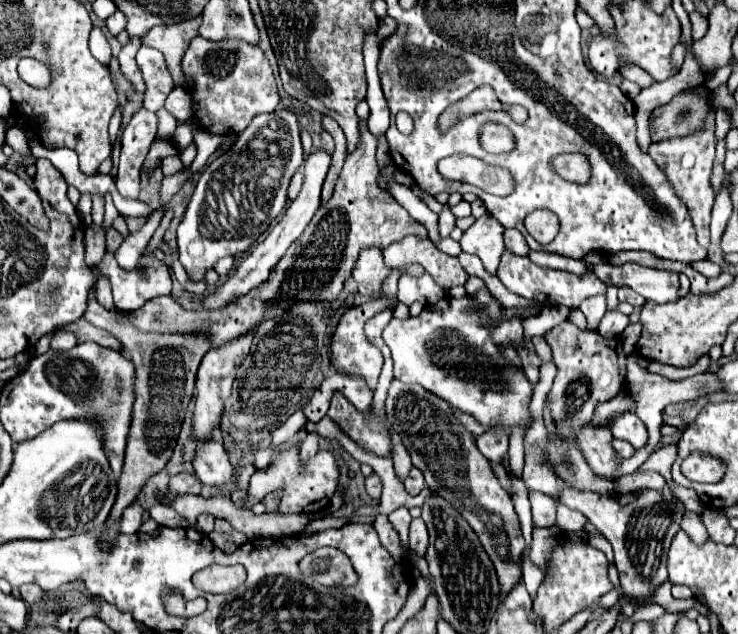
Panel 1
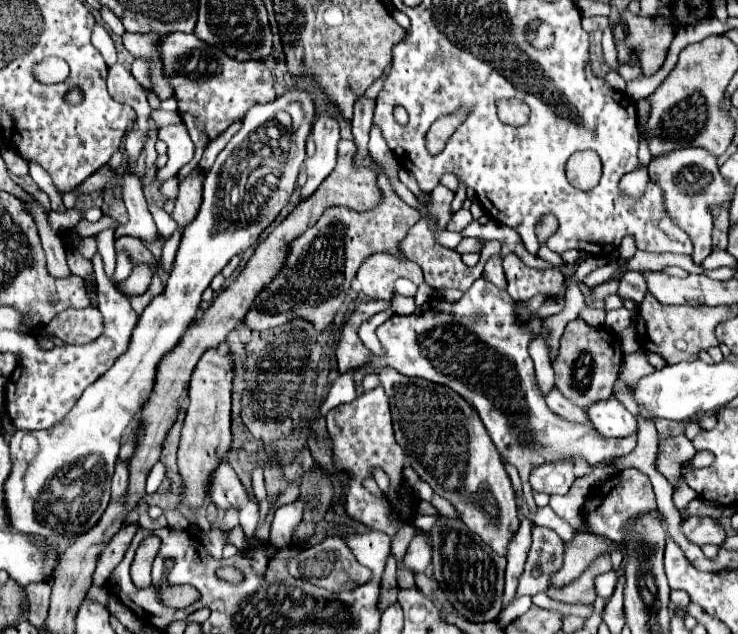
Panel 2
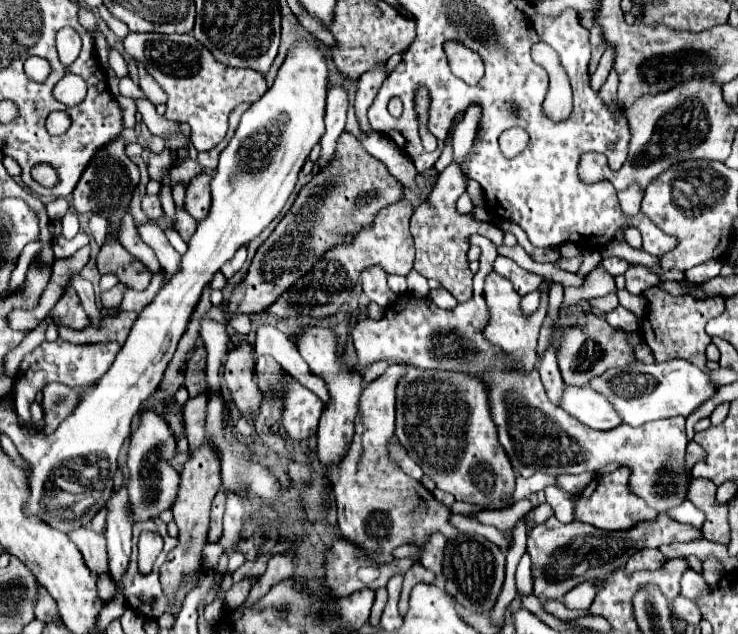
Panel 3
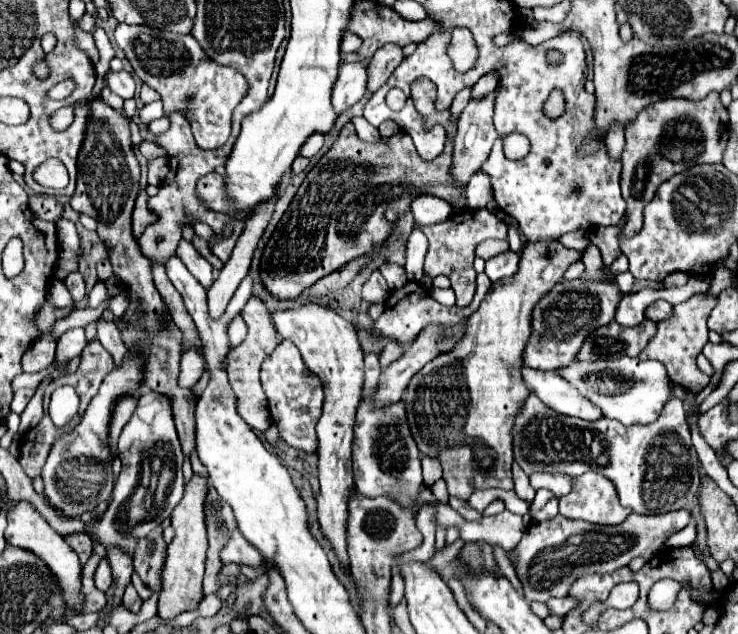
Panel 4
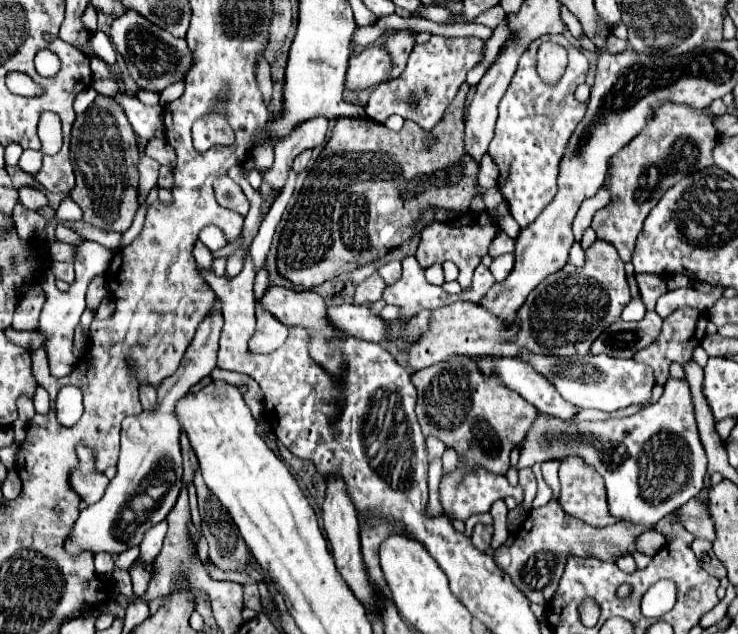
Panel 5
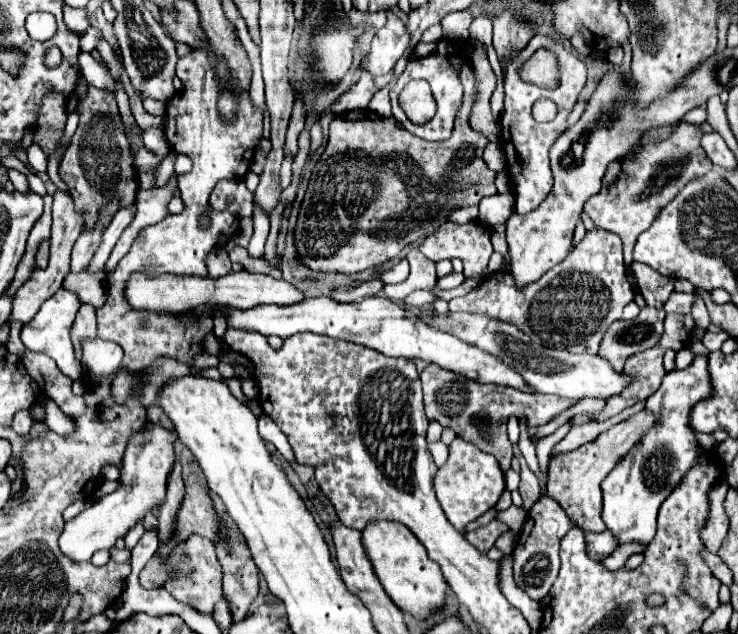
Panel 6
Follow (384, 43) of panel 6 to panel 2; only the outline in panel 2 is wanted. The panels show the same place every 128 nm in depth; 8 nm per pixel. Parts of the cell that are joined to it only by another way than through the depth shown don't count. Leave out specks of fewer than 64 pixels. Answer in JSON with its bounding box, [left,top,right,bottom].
[300,114,340,200]

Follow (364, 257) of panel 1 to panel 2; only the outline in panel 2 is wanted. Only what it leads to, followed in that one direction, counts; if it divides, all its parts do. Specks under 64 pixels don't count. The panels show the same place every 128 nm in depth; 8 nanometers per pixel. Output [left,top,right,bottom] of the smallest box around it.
[356,252,424,300]

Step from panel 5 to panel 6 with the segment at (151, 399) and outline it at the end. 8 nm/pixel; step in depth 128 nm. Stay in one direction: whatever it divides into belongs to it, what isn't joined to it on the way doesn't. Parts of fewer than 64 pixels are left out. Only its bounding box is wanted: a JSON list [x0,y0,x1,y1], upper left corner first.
[146,404,174,430]

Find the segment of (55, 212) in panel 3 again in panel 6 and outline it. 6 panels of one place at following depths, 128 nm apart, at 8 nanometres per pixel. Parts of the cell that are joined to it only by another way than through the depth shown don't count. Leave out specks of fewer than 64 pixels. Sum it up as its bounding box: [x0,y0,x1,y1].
[8,170,30,194]

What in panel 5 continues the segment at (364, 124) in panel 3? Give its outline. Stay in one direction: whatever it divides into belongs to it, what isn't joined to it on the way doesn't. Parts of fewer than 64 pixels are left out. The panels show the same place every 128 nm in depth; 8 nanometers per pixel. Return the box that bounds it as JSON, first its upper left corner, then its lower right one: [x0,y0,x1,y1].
[384,30,414,82]

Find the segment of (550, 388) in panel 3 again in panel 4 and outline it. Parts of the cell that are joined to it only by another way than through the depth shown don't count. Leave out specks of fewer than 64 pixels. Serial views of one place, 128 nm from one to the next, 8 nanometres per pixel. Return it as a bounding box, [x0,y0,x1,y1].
[524,282,622,372]

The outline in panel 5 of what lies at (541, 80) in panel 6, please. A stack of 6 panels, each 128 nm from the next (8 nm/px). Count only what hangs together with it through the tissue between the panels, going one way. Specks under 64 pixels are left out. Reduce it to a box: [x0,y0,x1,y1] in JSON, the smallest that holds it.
[538,42,568,84]

